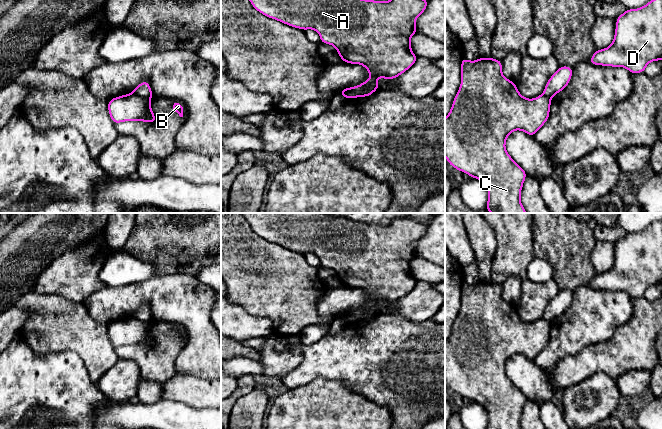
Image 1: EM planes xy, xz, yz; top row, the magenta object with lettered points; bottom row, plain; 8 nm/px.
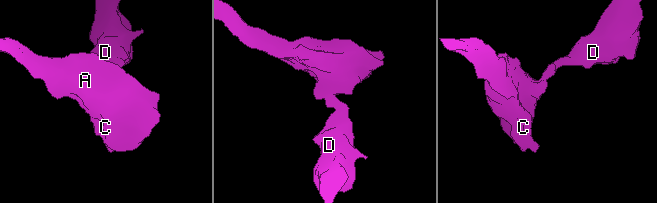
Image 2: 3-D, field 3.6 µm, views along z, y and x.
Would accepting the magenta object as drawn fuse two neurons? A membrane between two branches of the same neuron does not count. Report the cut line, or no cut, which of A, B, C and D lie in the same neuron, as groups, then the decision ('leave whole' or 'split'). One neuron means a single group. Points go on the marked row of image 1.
cut xy (133, 92), (150, 97); groups A B C / D; split

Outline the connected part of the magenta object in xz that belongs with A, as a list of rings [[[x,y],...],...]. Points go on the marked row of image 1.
[[[249,0],[261,14],[302,30],[313,29],[320,35],[320,42],[333,45],[342,61],[364,66],[370,78],[358,86],[341,90],[339,95],[347,99],[359,97],[364,91],[378,90],[377,77],[395,79],[412,67],[417,56],[411,50],[411,37],[417,33],[415,21],[427,8],[428,0]]]

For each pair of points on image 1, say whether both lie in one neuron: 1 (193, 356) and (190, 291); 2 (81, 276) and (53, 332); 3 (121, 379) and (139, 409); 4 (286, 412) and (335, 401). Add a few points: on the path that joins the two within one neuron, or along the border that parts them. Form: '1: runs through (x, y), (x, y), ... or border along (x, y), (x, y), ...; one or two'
1: runs through (194, 340), (194, 315), (191, 307); one
2: border along (46, 294), (57, 294), (69, 300), (82, 303); two
3: border along (108, 399), (114, 402), (128, 401); two
4: runs through (298, 412), (323, 412); one

